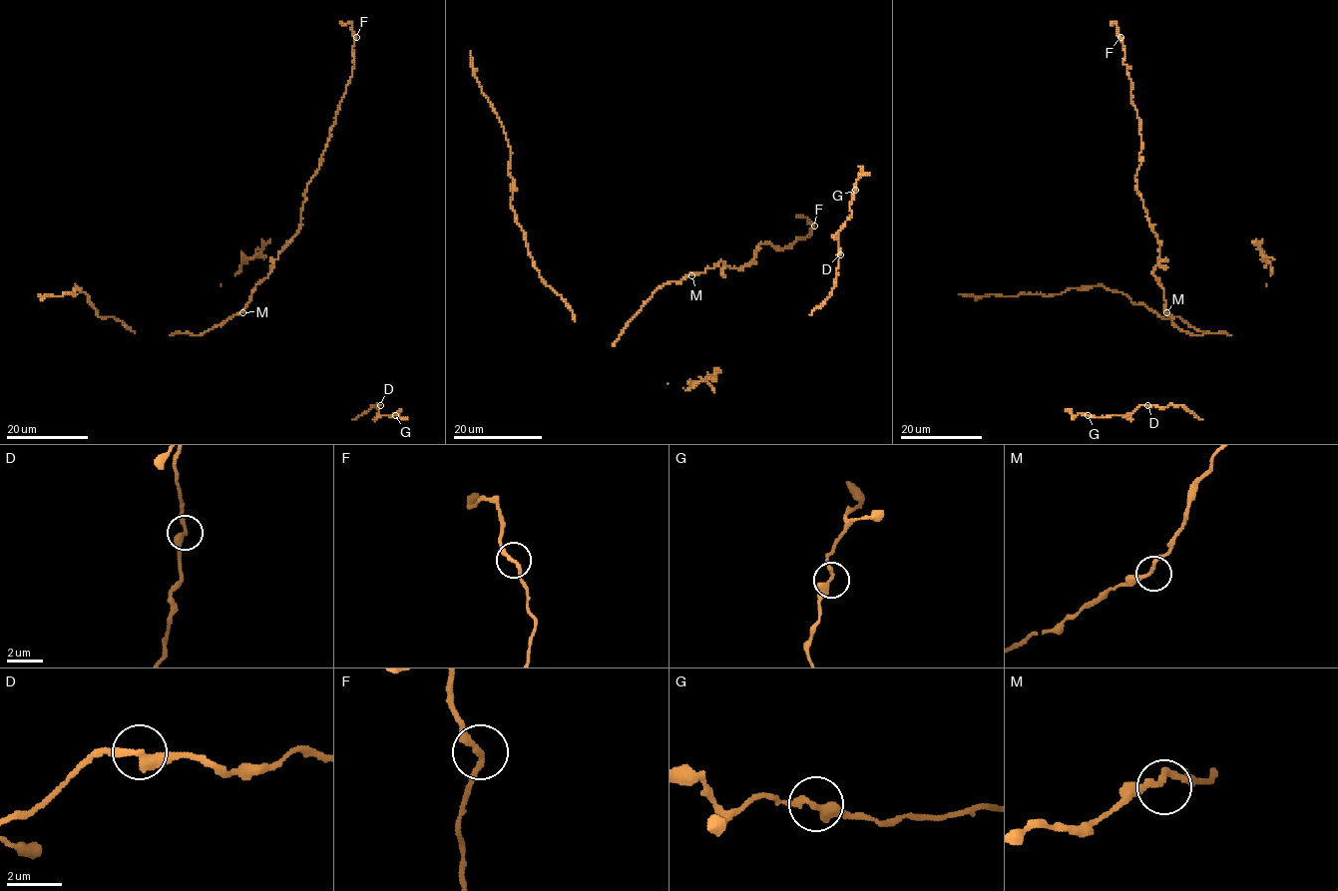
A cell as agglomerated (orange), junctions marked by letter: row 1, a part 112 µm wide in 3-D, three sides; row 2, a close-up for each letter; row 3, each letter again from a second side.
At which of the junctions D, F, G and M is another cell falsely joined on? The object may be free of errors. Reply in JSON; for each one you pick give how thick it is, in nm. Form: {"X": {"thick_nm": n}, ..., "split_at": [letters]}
{"split_at": []}

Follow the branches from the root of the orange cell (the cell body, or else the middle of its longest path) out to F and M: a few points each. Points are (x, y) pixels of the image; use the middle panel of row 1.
F: (656, 291), (720, 261), (724, 267), (741, 268), (761, 242), (790, 247), (813, 225)
M: (656, 291), (665, 284), (691, 275)

